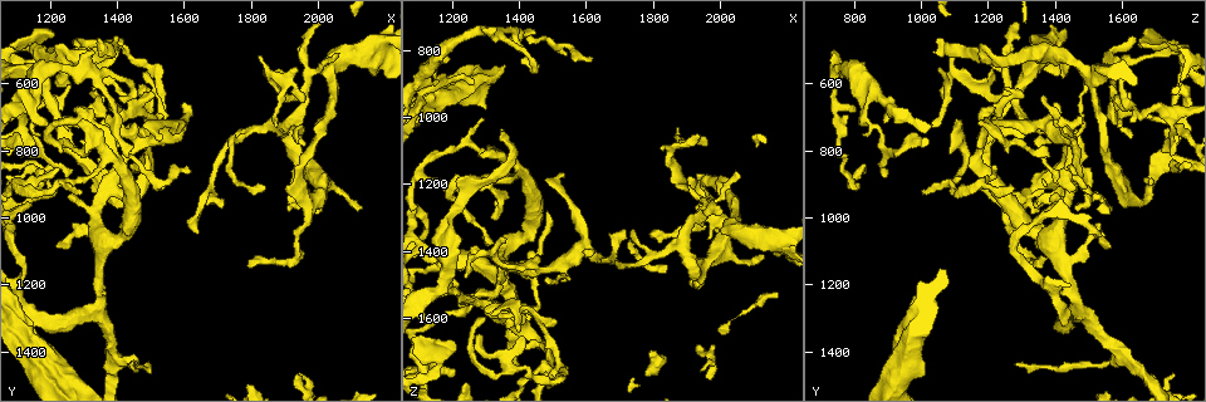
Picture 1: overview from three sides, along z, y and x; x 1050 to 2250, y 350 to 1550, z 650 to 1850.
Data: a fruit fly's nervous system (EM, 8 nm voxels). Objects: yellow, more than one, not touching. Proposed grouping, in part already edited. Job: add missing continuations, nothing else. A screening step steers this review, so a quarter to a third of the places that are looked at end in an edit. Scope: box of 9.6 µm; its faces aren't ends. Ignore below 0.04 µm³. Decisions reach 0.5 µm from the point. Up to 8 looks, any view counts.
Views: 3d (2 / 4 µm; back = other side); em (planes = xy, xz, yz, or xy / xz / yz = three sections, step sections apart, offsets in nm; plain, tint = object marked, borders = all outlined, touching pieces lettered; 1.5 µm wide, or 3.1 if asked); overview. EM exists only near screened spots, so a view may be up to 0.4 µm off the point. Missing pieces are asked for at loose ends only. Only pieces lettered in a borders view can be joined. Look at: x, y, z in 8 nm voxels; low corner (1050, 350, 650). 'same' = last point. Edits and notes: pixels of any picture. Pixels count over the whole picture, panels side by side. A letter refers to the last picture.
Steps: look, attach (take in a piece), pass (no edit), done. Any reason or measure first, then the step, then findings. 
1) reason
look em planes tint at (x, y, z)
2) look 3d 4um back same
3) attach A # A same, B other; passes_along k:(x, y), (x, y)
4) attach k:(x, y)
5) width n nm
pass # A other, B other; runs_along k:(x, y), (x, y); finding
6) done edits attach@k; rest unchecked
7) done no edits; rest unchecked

stops while still wide
look 3d 2um at (2160, 580, 1410)

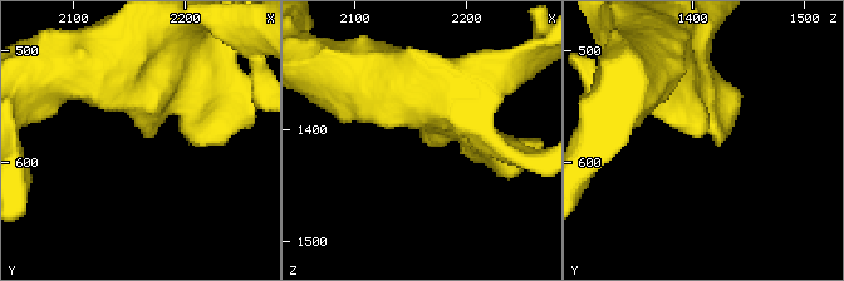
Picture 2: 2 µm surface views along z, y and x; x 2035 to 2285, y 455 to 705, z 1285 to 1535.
look em planes borders at (2164, 574, 1408)

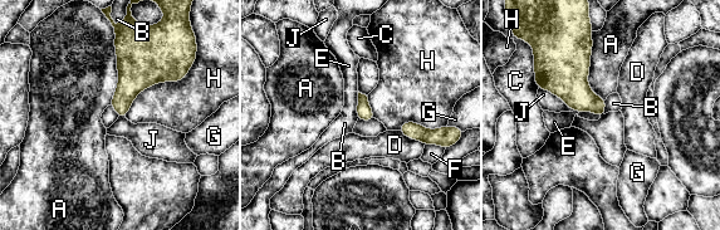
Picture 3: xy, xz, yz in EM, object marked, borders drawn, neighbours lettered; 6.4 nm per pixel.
longest_contact H 550 nm
pass # A other, B other, C other, D other, E other, F other, G other, H other, J other; border 3:(539, 87), (558, 96), (573, 109); no lettered piece goes on from it

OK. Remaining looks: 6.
look em xz step 8 tint at (1940, 770, 1190)

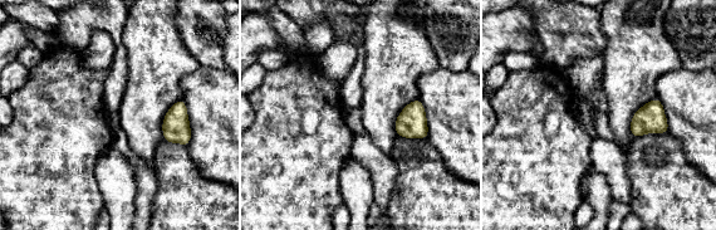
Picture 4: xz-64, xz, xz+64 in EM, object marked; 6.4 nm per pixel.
what lies round it
look em xz step 8 borders same

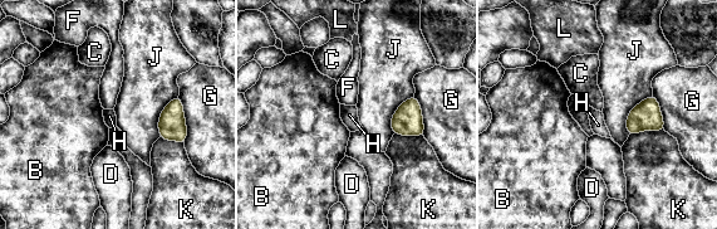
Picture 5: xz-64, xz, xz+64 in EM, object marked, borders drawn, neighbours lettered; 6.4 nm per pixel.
pass # B other, C other, D other, F other, G other, H other, J other, K other, L other; none of them fits

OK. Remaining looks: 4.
an open end
look em planes plain at (1400, 680, 810)

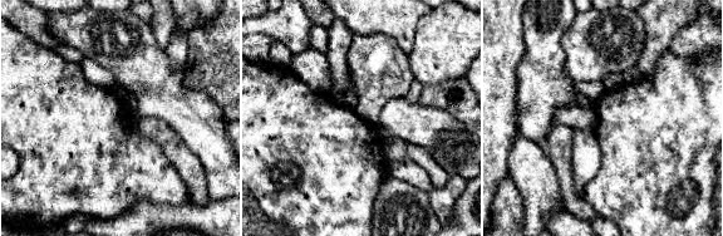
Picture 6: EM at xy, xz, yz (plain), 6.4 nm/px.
look em planes borders same

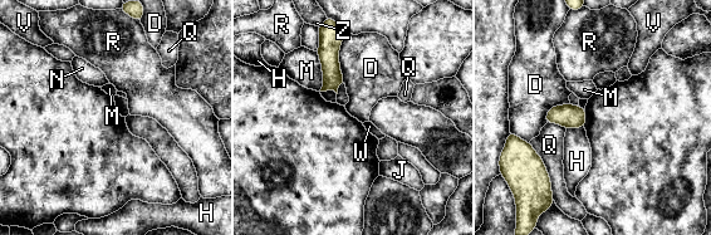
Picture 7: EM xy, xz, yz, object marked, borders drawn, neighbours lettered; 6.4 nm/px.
width 150 nm
pass # D other, H other, J other, M other, N other, Q other, R other, V other, W other, Z other; border 7:(583, 126), (567, 130); no lettered piece goes on from it

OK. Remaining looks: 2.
done no edits; rest unchecked

